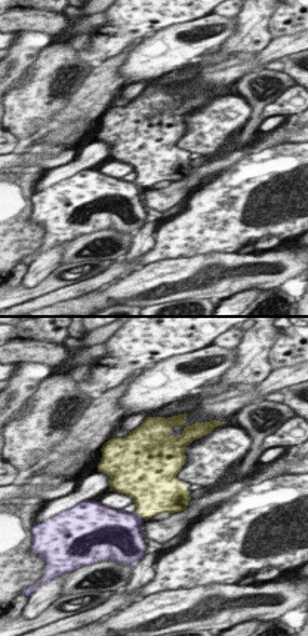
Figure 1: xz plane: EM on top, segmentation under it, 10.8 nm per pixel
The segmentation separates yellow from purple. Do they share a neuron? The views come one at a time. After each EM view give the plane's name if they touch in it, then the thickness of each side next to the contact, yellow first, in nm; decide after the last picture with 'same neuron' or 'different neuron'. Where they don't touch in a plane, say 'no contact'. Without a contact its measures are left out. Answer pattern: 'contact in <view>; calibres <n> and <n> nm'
contact in xz; calibres 380 and 380 nm

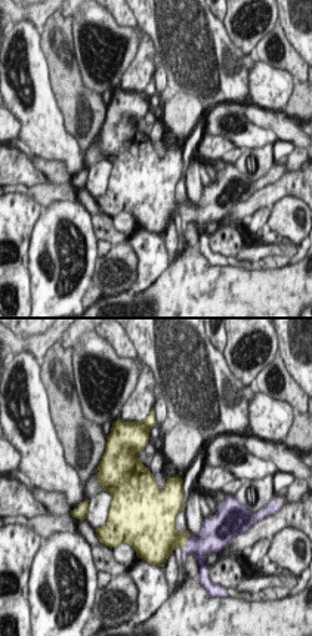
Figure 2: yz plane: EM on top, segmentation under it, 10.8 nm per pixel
contact in yz; calibres 320 and 240 nm

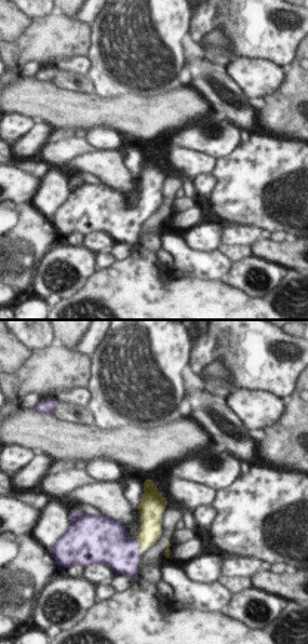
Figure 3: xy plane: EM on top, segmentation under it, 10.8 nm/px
contact in xy; calibres 240 and 400 nm

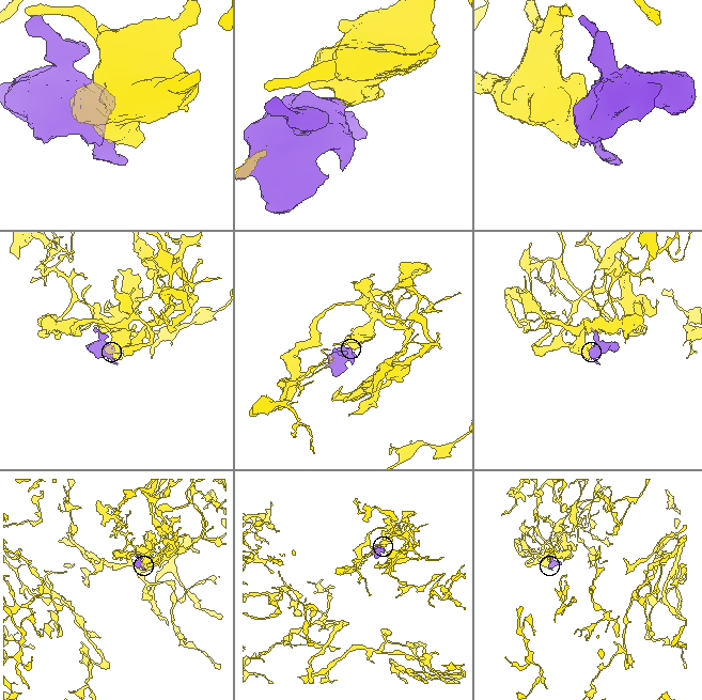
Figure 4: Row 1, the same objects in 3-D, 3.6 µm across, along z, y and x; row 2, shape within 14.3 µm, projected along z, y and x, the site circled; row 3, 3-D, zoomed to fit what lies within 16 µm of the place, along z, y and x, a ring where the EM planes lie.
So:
same neuron

